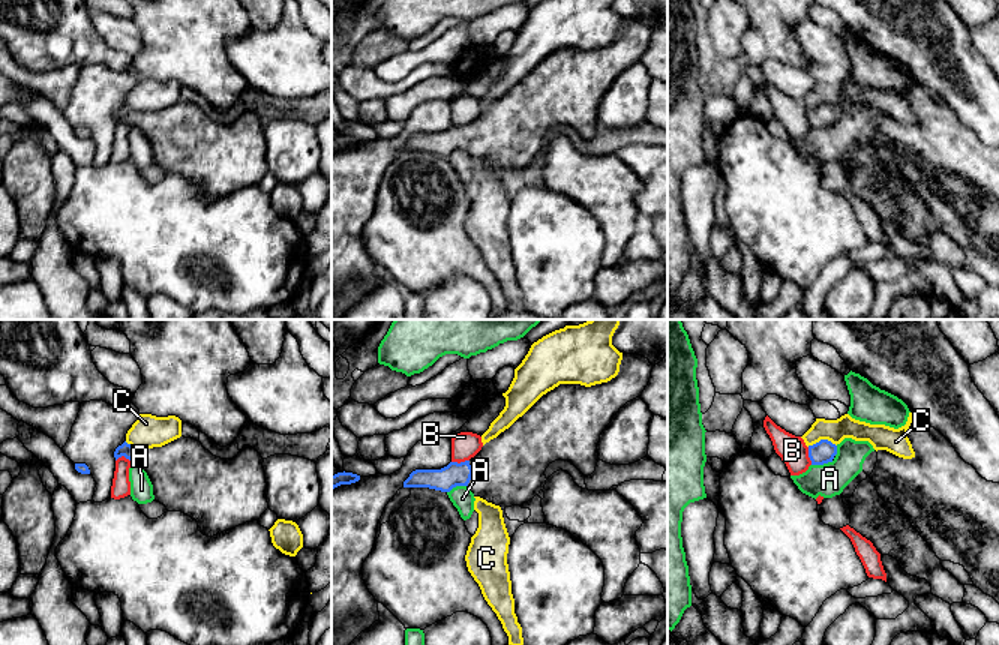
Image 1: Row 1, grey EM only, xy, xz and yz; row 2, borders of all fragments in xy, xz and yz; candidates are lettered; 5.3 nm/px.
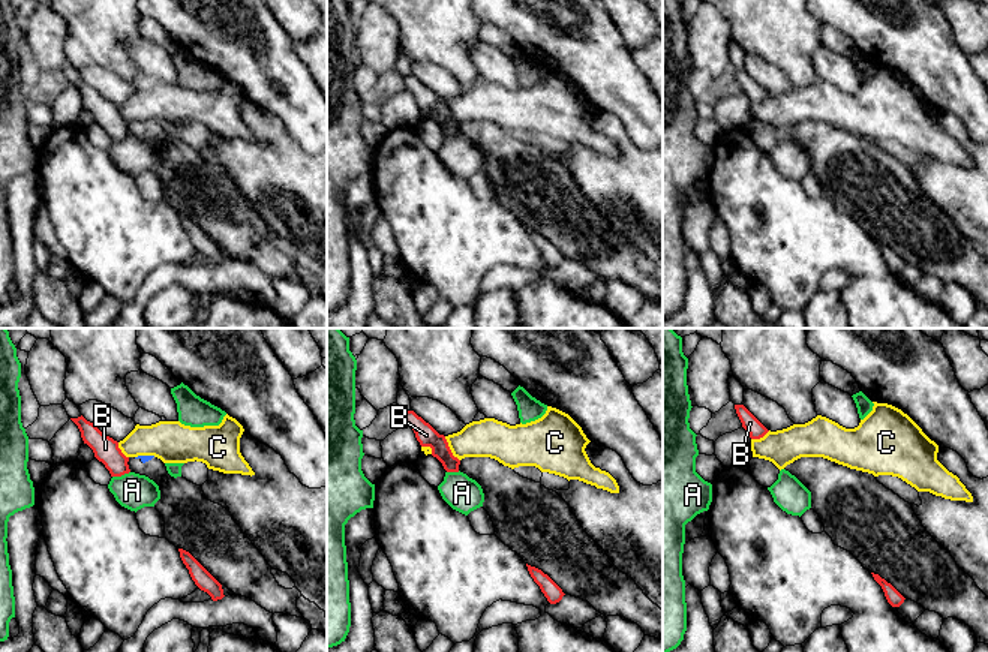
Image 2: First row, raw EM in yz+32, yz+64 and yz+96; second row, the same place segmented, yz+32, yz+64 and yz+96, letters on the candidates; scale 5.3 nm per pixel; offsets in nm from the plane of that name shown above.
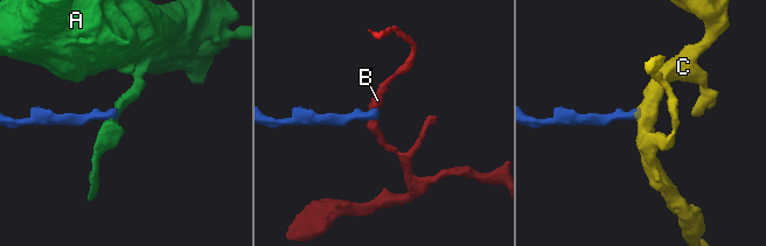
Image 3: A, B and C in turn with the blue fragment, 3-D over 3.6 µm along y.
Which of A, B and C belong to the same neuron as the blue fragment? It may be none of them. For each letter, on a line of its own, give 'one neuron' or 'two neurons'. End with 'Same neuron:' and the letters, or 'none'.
A: two neurons
B: two neurons
C: two neurons
Same neuron: none

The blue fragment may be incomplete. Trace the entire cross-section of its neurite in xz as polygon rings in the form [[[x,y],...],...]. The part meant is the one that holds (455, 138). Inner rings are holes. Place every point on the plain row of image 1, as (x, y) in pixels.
[[[622,18],[620,36],[608,46],[585,51],[560,48],[543,58],[522,81],[465,126],[450,126],[441,134],[416,134],[404,146],[404,152],[429,152],[450,156],[466,150],[474,160],[500,170],[501,174],[522,170],[538,159],[546,148],[546,132],[555,124],[572,126],[585,141],[596,135],[597,110],[602,96],[614,80],[630,64],[640,62],[650,46],[652,28],[639,18]]]

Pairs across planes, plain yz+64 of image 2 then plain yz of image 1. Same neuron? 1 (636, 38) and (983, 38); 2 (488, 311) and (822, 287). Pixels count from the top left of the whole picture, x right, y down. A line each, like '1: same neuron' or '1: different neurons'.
1: different neurons
2: different neurons

